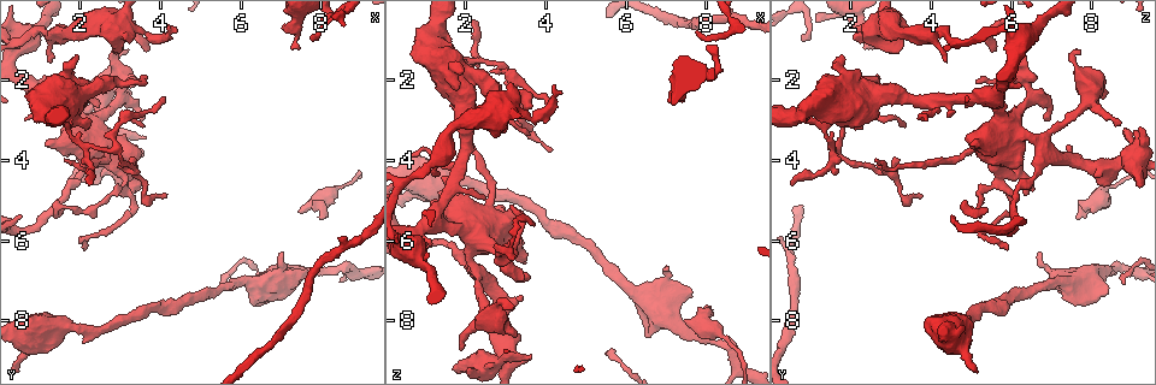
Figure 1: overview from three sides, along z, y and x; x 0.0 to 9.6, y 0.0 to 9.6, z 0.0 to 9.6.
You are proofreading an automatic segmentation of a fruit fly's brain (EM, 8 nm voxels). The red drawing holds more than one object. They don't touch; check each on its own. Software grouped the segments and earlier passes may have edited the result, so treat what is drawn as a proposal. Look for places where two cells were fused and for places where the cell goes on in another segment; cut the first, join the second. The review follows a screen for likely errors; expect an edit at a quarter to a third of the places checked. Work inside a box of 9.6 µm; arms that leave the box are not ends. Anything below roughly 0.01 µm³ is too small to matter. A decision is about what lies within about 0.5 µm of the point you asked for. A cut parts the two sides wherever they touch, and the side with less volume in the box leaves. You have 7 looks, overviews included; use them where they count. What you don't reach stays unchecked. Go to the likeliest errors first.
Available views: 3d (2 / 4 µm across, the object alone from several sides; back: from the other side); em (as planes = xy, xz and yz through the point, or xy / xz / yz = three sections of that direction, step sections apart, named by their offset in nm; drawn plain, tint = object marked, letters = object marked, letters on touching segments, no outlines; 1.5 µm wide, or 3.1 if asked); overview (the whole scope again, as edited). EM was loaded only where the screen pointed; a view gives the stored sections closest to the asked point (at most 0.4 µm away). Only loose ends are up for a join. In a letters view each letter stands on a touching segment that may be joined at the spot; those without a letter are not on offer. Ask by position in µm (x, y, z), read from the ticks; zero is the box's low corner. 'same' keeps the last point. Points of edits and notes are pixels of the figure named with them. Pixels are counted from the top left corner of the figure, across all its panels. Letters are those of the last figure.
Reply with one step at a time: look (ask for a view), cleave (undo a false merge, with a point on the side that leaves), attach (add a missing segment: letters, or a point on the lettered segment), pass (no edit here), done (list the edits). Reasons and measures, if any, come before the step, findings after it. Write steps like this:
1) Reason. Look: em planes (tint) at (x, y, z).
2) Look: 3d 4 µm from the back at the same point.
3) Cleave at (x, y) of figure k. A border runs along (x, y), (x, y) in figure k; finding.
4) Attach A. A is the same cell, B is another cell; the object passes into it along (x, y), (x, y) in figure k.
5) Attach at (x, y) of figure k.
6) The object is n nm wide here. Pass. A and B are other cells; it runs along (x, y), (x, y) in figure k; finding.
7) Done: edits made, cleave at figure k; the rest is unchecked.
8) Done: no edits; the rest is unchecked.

Thick end. Look: em planes (letters) at (7.65, 6.80, 7.20).

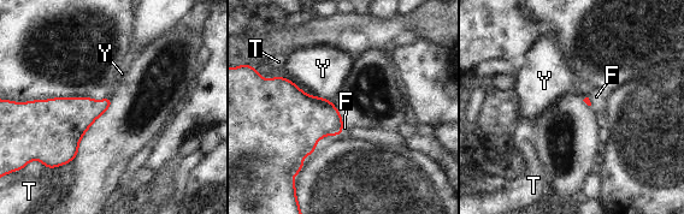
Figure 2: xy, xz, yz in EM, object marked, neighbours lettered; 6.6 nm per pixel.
Pass. F, T and Y are other cells; none of them fits.

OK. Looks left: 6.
Stops while still wide. Look: em planes (plain) at (7.50, 1.20, 2.45).

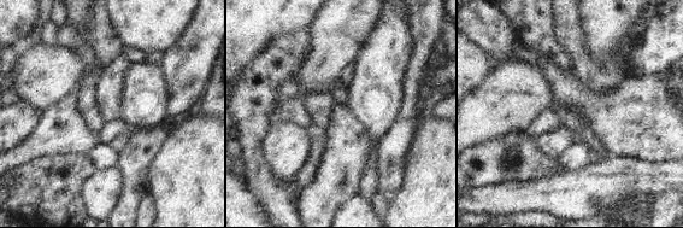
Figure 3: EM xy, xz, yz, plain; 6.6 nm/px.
Look: em planes (letters) at the same point.

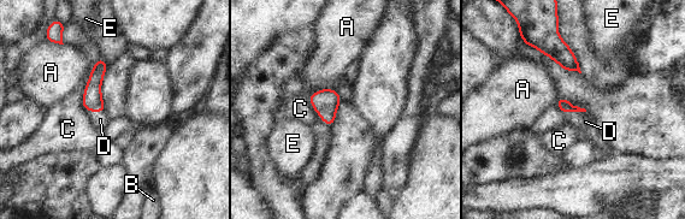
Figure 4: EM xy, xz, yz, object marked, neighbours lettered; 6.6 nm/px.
Attach D. D is the same cell, A, B, C and E are other cells; the object passes into it along (564, 105), (572, 111), (583, 120) in figure 4; it goes on there.

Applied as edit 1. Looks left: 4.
Look: overview.

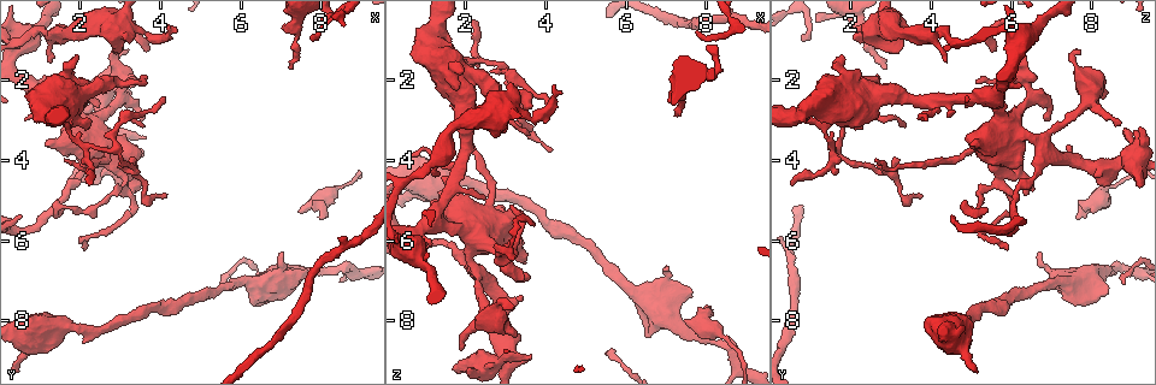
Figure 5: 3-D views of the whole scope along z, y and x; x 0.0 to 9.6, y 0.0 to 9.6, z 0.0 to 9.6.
Thin end. Look: em xy step 8 (tint) at (3.60, 3.15, 3.35).

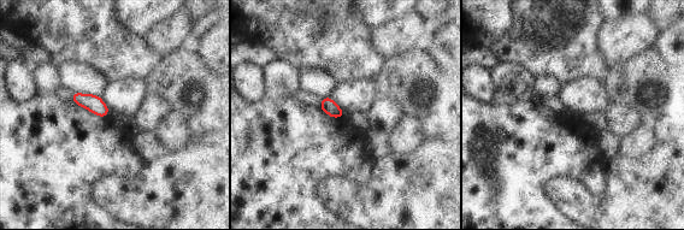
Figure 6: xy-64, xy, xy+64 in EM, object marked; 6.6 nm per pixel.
Another direction. Look: em planes (letters) at the same point.

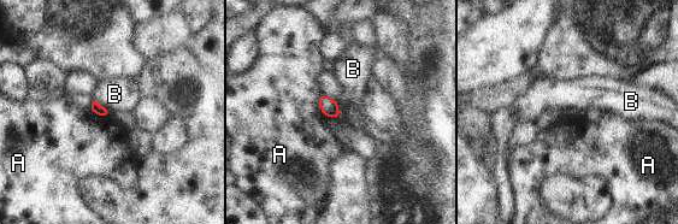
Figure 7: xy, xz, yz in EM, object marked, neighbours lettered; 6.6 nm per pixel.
Pass. A and B are other cells; a border runs along (93, 99), (110, 111) in figure 7; none of them fits.

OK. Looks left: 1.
Done: edits made, attach at figure 4; the rest is unchecked.

